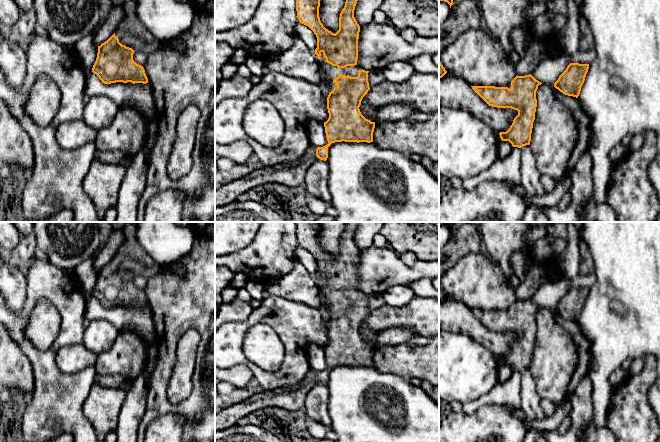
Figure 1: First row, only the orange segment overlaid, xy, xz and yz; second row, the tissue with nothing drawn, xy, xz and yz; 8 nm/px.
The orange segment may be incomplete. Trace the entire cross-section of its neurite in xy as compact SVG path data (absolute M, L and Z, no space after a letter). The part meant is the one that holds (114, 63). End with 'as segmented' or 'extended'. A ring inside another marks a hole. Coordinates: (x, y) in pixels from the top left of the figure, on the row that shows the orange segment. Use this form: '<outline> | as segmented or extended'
M125 0L124 19L116 32L98 46L92 72L104 84L116 82L148 83L143 66L133 60L135 51L148 55L159 50L164 41L154 37L136 16L136 0Z | extended

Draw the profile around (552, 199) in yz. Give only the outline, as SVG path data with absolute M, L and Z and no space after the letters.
M567 175L555 185L555 188L551 192L539 196L528 194L521 184L512 183L511 188L520 196L528 196L531 202L536 206L557 207L562 198L571 190L572 180L570 175Z

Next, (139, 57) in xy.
M135 51L133 54L133 60L137 64L143 66L148 58L148 54L141 52L141 51Z

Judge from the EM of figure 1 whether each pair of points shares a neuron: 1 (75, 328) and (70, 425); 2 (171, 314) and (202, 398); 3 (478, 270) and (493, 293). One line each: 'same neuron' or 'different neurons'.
1: same neuron
2: same neuron
3: same neuron

